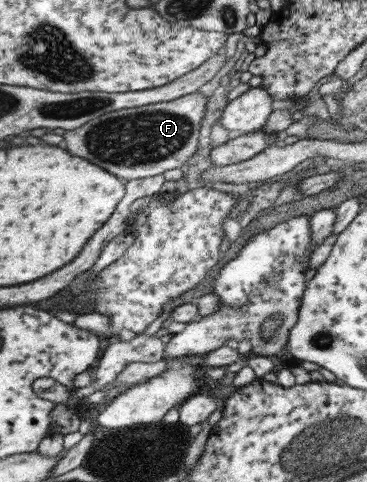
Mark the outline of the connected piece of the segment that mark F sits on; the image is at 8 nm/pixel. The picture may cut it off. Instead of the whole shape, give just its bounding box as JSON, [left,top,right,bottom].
[62,92,206,182]

